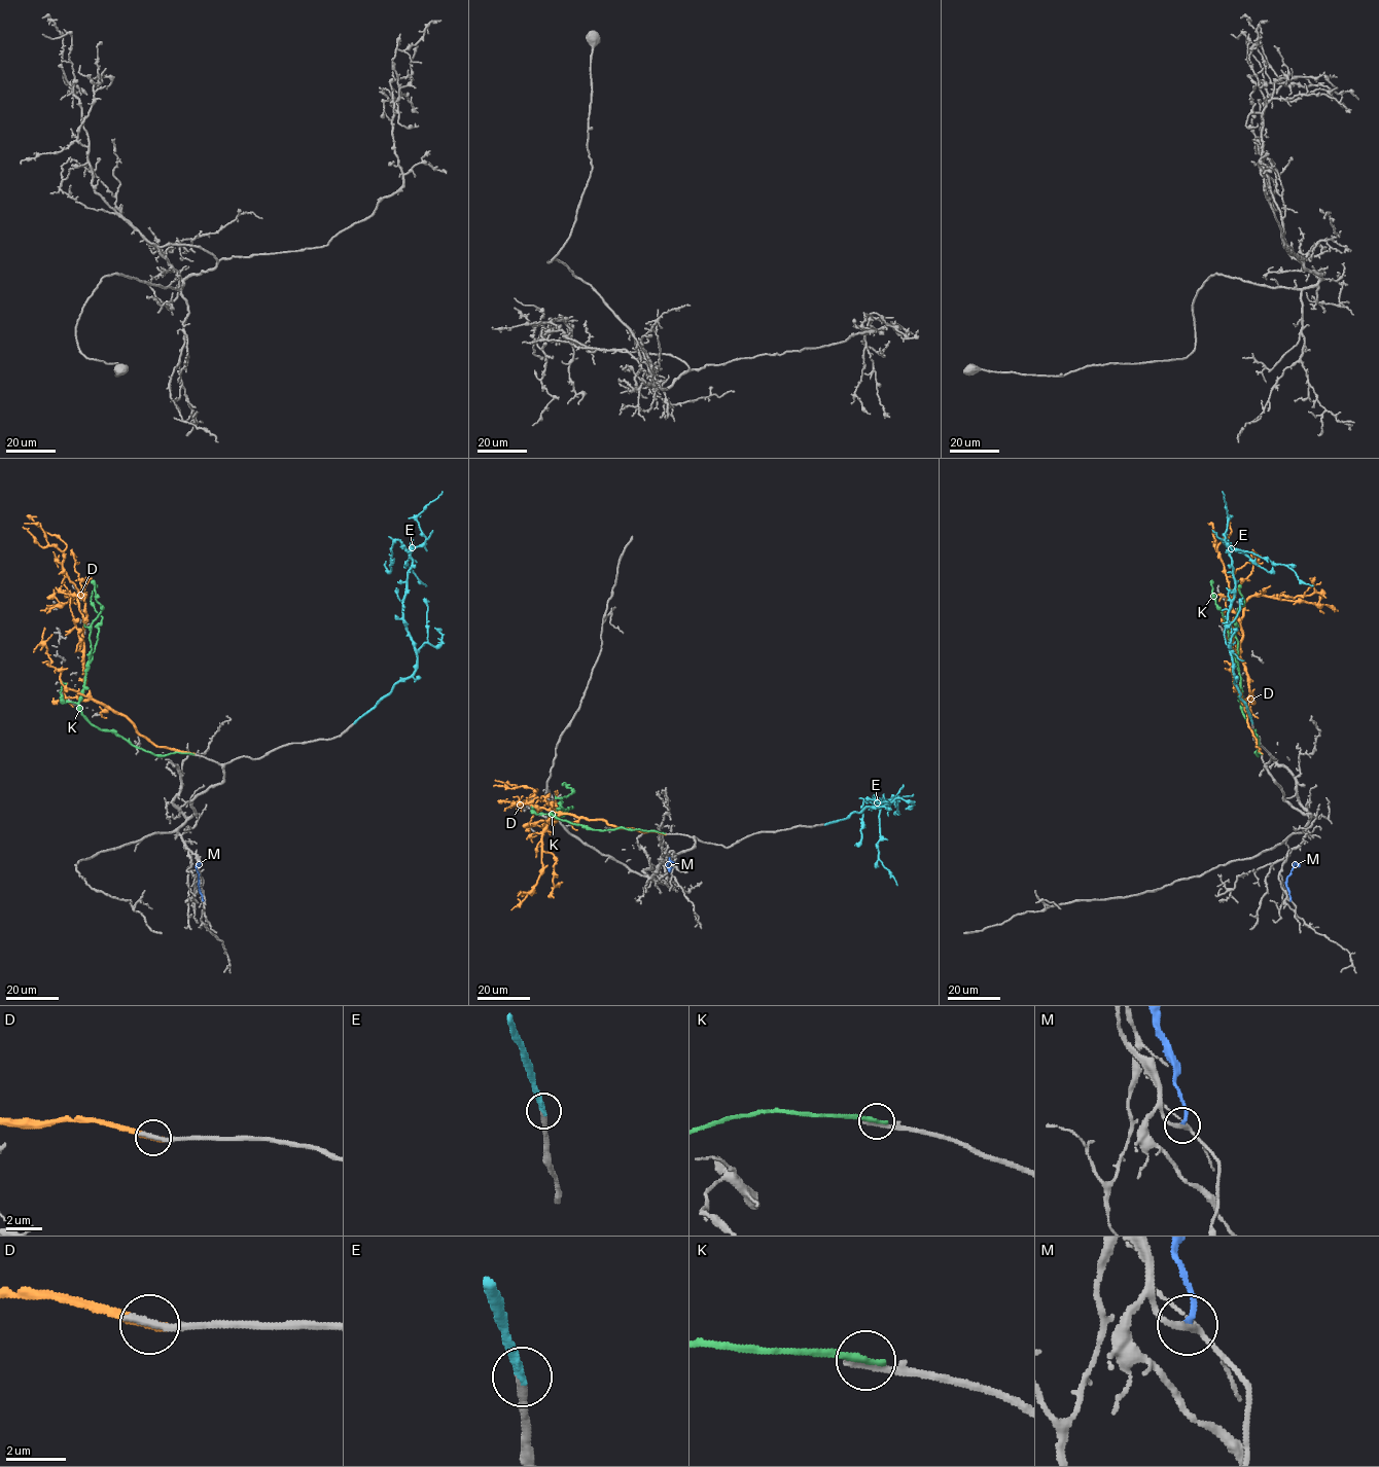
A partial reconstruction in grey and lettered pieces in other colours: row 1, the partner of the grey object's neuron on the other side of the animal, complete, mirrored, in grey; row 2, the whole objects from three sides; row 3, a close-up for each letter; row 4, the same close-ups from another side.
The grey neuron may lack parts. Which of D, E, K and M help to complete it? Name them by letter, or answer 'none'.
E

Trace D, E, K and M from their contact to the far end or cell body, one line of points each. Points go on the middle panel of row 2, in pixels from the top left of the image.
D: (663, 833), (571, 814), (549, 822), (556, 803), (533, 795), (535, 789), (525, 800), (507, 799)
E: (825, 824), (887, 802), (874, 802), (877, 807), (883, 803), (878, 859), (897, 885)
K: (663, 833), (620, 827), (597, 830), (558, 819), (550, 814), (572, 792), (563, 784)
M: (673, 862), (669, 859), (666, 865), (669, 871)

